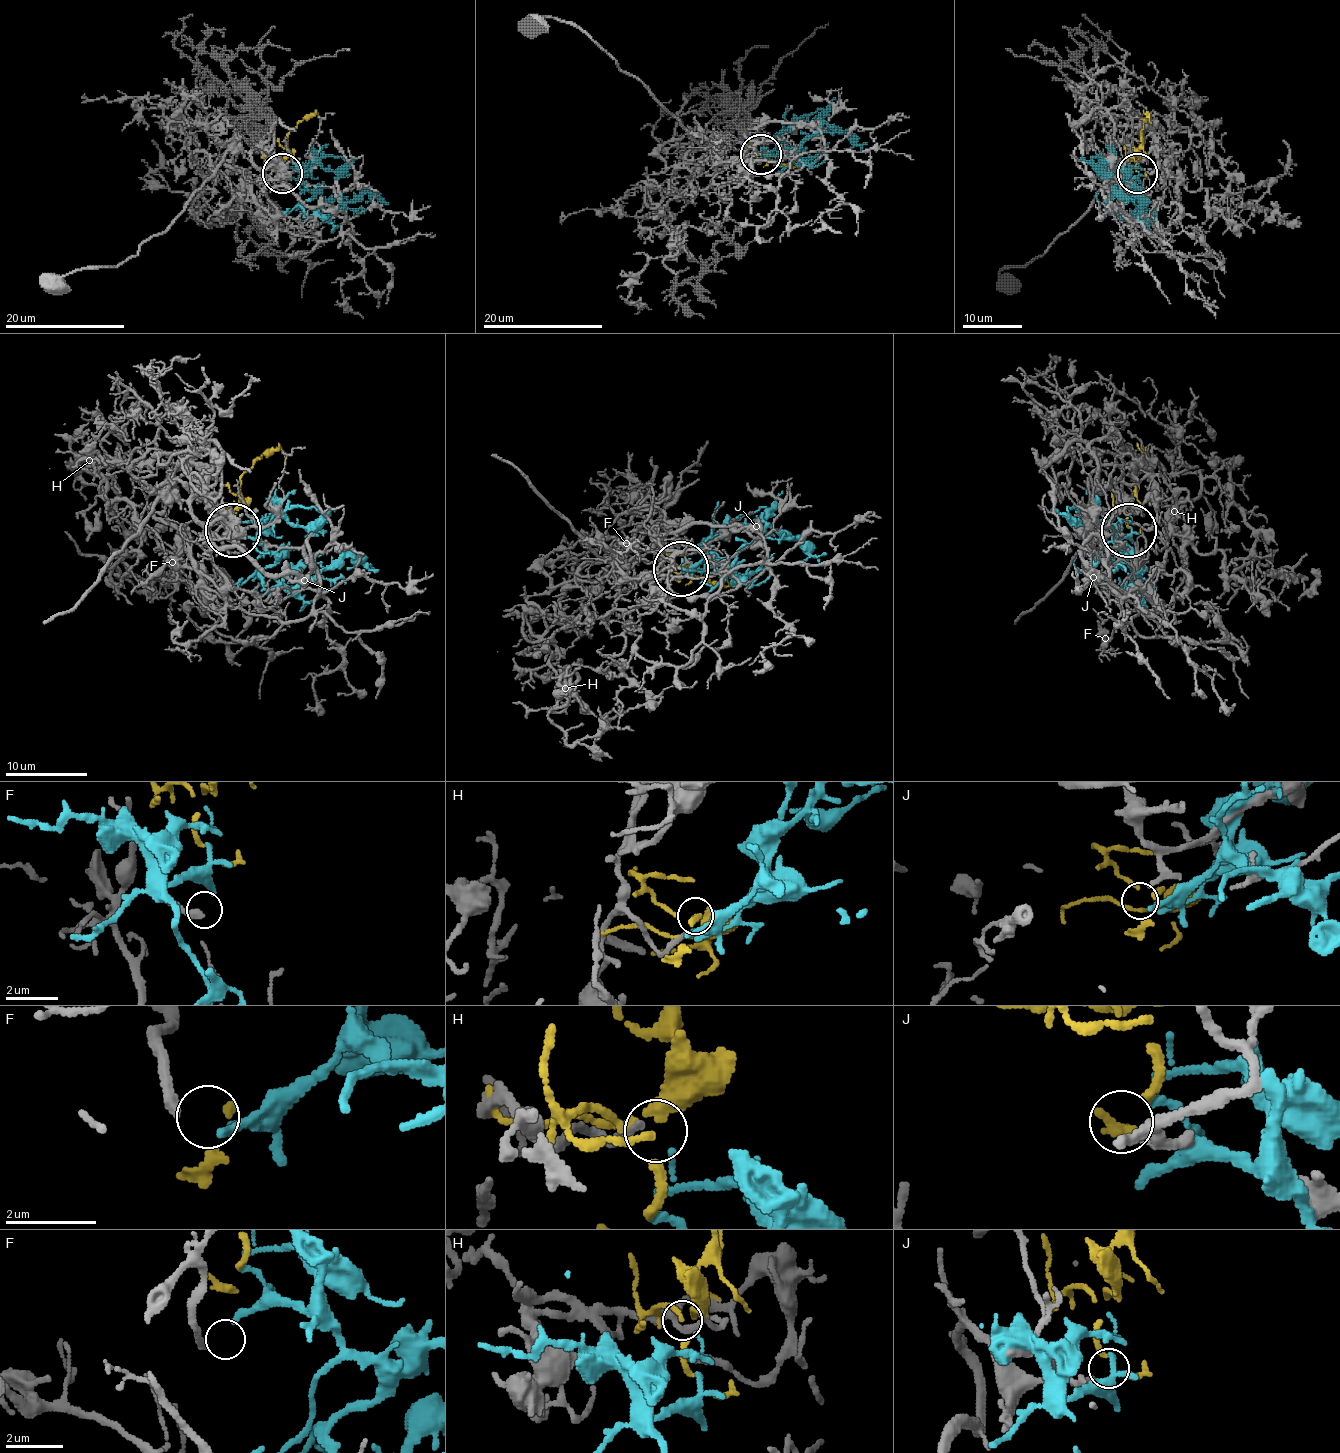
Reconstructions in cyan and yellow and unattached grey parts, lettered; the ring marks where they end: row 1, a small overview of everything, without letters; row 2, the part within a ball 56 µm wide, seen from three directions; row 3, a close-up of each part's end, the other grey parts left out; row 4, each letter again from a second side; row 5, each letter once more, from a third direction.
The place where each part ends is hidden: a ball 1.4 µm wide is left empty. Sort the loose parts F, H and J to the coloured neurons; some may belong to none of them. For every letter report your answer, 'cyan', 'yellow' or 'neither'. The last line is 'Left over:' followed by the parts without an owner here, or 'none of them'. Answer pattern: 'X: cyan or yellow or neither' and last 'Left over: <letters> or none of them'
F: neither
H: cyan
J: yellow
Left over: F

